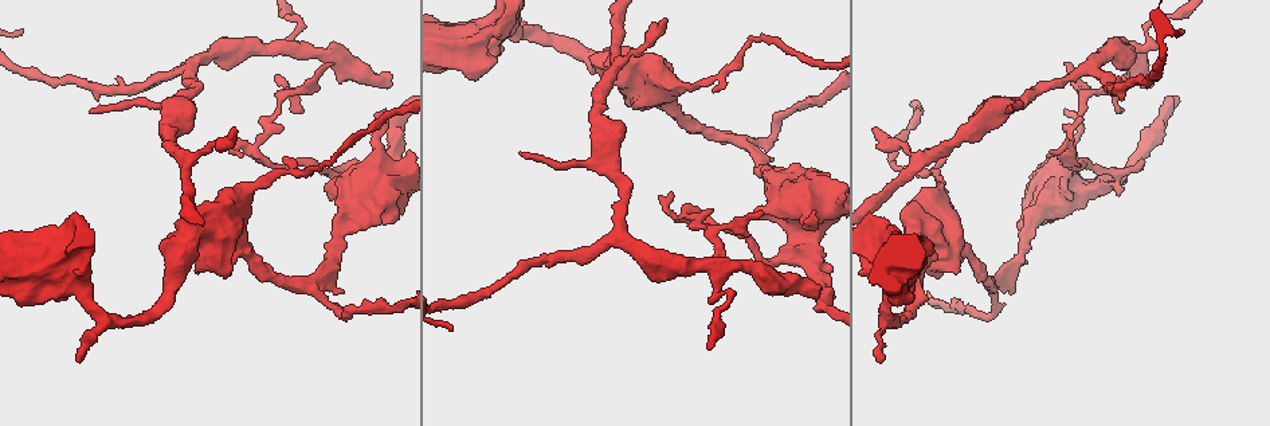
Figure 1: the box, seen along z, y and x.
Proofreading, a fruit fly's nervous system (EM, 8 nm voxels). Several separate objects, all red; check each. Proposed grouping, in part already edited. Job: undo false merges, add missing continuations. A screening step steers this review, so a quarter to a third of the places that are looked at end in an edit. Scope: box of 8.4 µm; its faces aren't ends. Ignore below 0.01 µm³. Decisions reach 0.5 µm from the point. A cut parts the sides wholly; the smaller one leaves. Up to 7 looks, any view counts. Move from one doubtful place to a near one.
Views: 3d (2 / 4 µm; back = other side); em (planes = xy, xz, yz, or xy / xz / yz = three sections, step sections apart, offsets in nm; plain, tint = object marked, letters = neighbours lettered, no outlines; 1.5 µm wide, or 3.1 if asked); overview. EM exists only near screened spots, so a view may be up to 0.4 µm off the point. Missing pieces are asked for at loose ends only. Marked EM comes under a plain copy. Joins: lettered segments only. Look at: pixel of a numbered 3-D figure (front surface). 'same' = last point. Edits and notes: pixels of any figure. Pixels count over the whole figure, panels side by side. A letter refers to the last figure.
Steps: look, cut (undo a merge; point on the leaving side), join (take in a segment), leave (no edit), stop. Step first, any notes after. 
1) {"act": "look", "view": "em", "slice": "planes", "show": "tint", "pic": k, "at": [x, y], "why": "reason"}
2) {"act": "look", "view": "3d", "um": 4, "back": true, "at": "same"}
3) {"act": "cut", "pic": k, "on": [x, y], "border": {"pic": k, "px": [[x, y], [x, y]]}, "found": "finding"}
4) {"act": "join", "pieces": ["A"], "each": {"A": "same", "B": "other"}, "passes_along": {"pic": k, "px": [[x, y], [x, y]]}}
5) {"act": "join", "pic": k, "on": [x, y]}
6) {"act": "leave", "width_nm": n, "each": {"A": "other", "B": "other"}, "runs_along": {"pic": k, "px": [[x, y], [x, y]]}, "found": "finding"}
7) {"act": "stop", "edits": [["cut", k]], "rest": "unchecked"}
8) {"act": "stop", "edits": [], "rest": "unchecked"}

{"act": "look", "view": "3d", "um": 2, "pic": 1, "at": [282, 49], "why": "small branch off a trunk"}

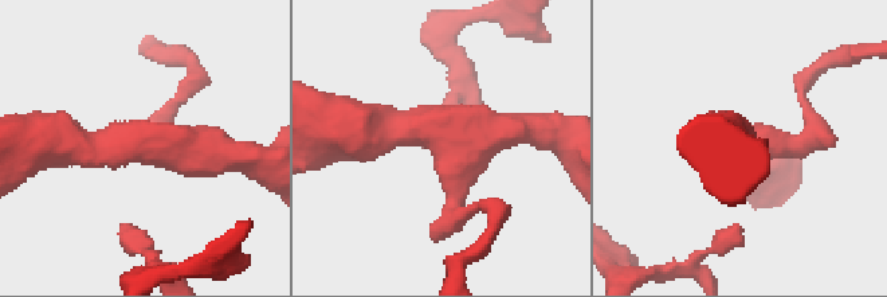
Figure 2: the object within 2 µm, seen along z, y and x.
{"act": "look", "view": "em", "slice": "planes", "show": "letters", "pic": 2, "at": [148, 145], "why": "shape alone is not enough"}

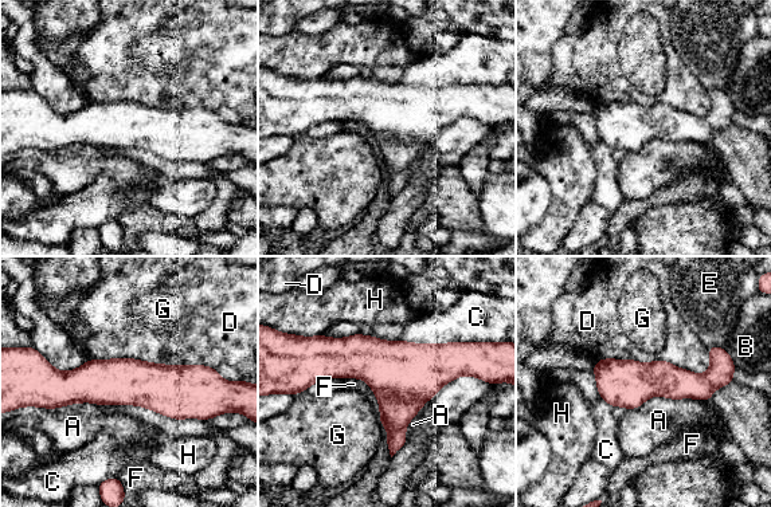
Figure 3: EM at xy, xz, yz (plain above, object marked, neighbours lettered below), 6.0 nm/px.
{"act": "leave", "each": {"A": "other", "B": "other", "C": "other", "D": "other", "E": "other", "F": "other", "G": "other", "H": "other"}, "border": {"pic": 3, "px": [[708, 400], [650, 396], [627, 409]]}, "found": "all the same neuron"}

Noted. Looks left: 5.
{"act": "look", "view": "3d", "um": 2, "back": true, "pic": 1, "at": [1063, 110], "why": "branch stops here"}

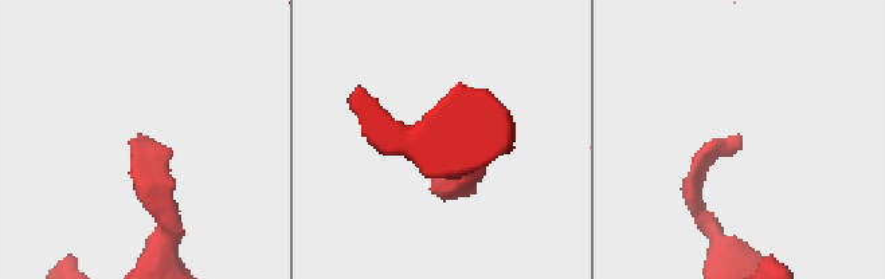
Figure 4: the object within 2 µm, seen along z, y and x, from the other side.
{"act": "look", "view": "em", "slice": "xy", "step": 8, "show": "letters", "pic": 4, "at": [742, 141], "why": "now the EM"}

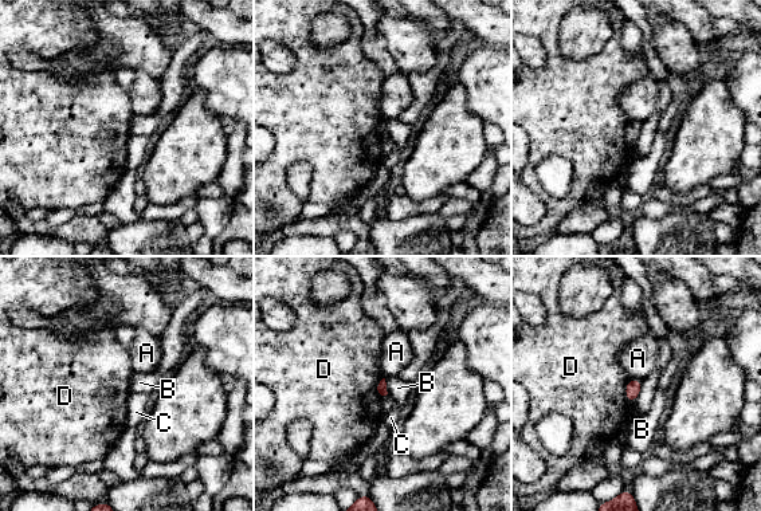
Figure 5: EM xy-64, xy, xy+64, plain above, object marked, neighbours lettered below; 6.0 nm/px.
{"act": "leave", "each": {"A": "other", "B": "other", "C": "other", "D": "other"}, "border": {"pic": 5, "px": [[384, 378], [388, 393]]}, "found": "no lettered segment goes on from it"}

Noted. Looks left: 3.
{"act": "look", "view": "em", "slice": "xy", "step": 8, "show": "tint", "pic": 1, "at": [1126, 166], "why": "a narrow waist"}

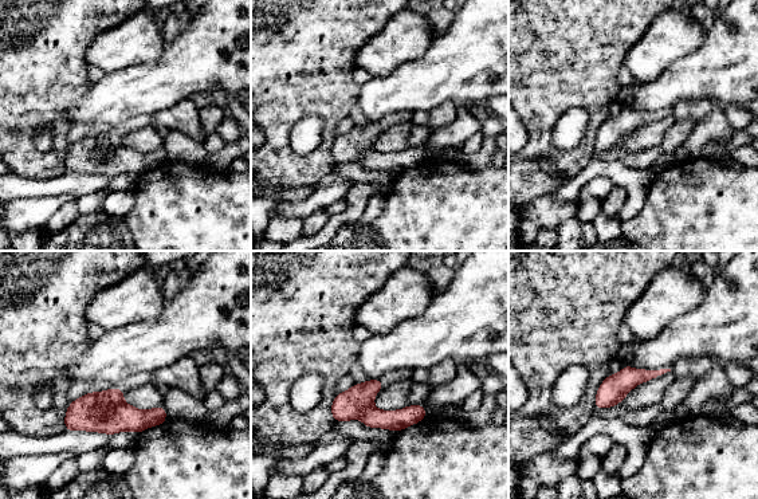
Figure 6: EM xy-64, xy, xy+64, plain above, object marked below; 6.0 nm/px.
{"act": "look", "view": "em", "slice": "planes", "show": "tint", "at": "same"}

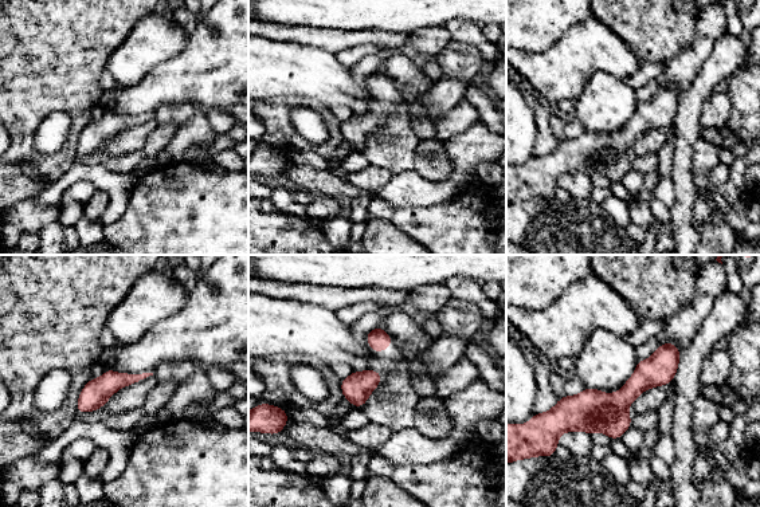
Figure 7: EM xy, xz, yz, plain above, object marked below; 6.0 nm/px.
{"act": "look", "view": "em", "slice": "planes", "show": "letters", "at": "same", "why": "see the neighbours"}

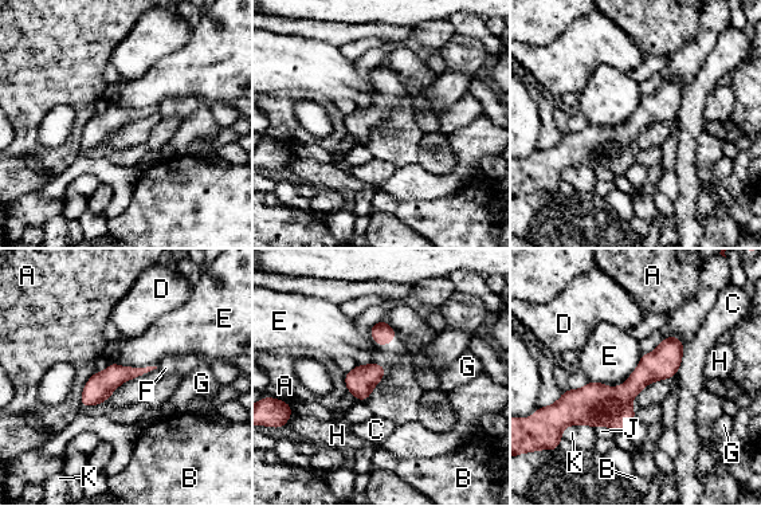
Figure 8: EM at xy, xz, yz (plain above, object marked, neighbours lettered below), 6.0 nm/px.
{"act": "leave", "each": {"A": "other", "B": "other", "C": "other", "D": "other", "E": "other", "F": "other", "G": "other", "H": "other", "J": "other", "K": "other"}, "runs_along": {"pic": 8, "px": [[678, 342], [616, 400], [565, 400]]}, "found": "all the same neuron"}

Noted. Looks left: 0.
{"act": "stop", "edits": [], "rest": "unchecked"}

